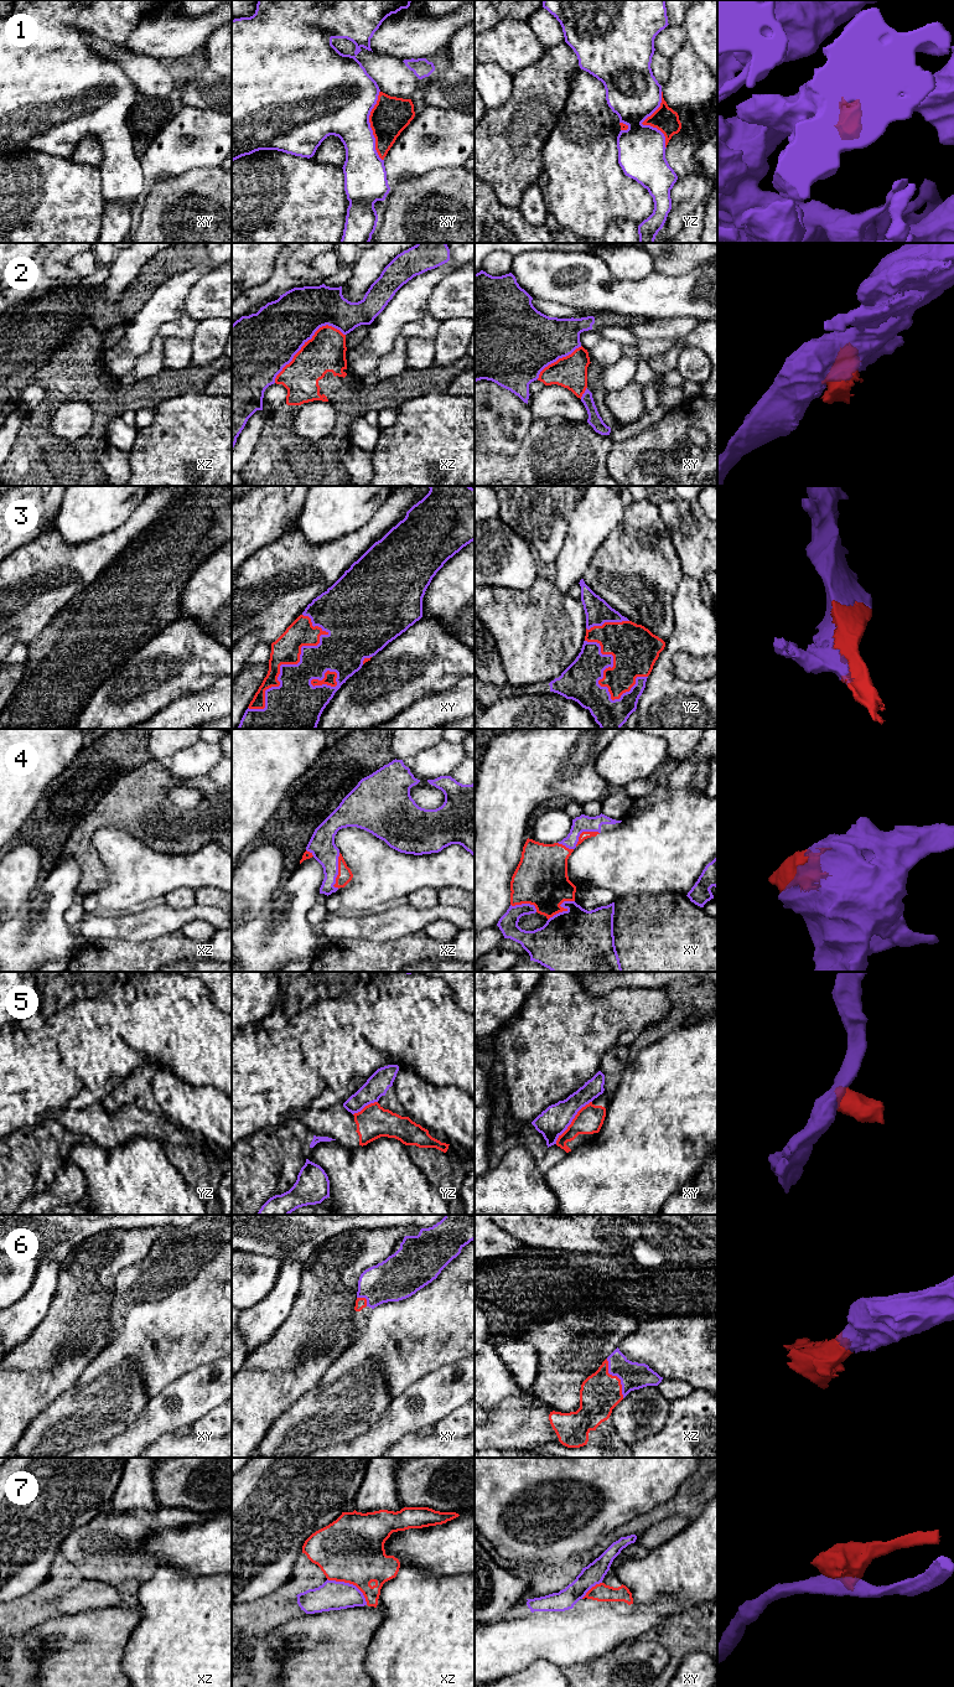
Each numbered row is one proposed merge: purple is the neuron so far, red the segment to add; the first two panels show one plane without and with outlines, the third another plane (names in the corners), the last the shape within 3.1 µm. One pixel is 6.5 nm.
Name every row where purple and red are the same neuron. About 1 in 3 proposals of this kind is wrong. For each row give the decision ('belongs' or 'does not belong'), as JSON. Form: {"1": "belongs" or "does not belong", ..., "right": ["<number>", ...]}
{"1": "does not belong", "2": "does not belong", "3": "belongs", "4": "belongs", "5": "does not belong", "6": "belongs", "7": "does not belong", "right": ["3", "4", "6"]}

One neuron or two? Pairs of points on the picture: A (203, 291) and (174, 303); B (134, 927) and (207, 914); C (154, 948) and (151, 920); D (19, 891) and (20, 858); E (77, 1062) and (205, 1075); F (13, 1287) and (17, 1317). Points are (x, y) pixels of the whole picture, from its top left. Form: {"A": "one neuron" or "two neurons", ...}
{"A": "two neurons", "B": "one neuron", "C": "two neurons", "D": "one neuron", "E": "one neuron", "F": "two neurons"}

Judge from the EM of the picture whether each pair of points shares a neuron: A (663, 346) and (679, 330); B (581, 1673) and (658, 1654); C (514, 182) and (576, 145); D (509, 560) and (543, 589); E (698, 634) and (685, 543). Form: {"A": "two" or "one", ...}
{"A": "two", "B": "one", "C": "two", "D": "two", "E": "two"}

